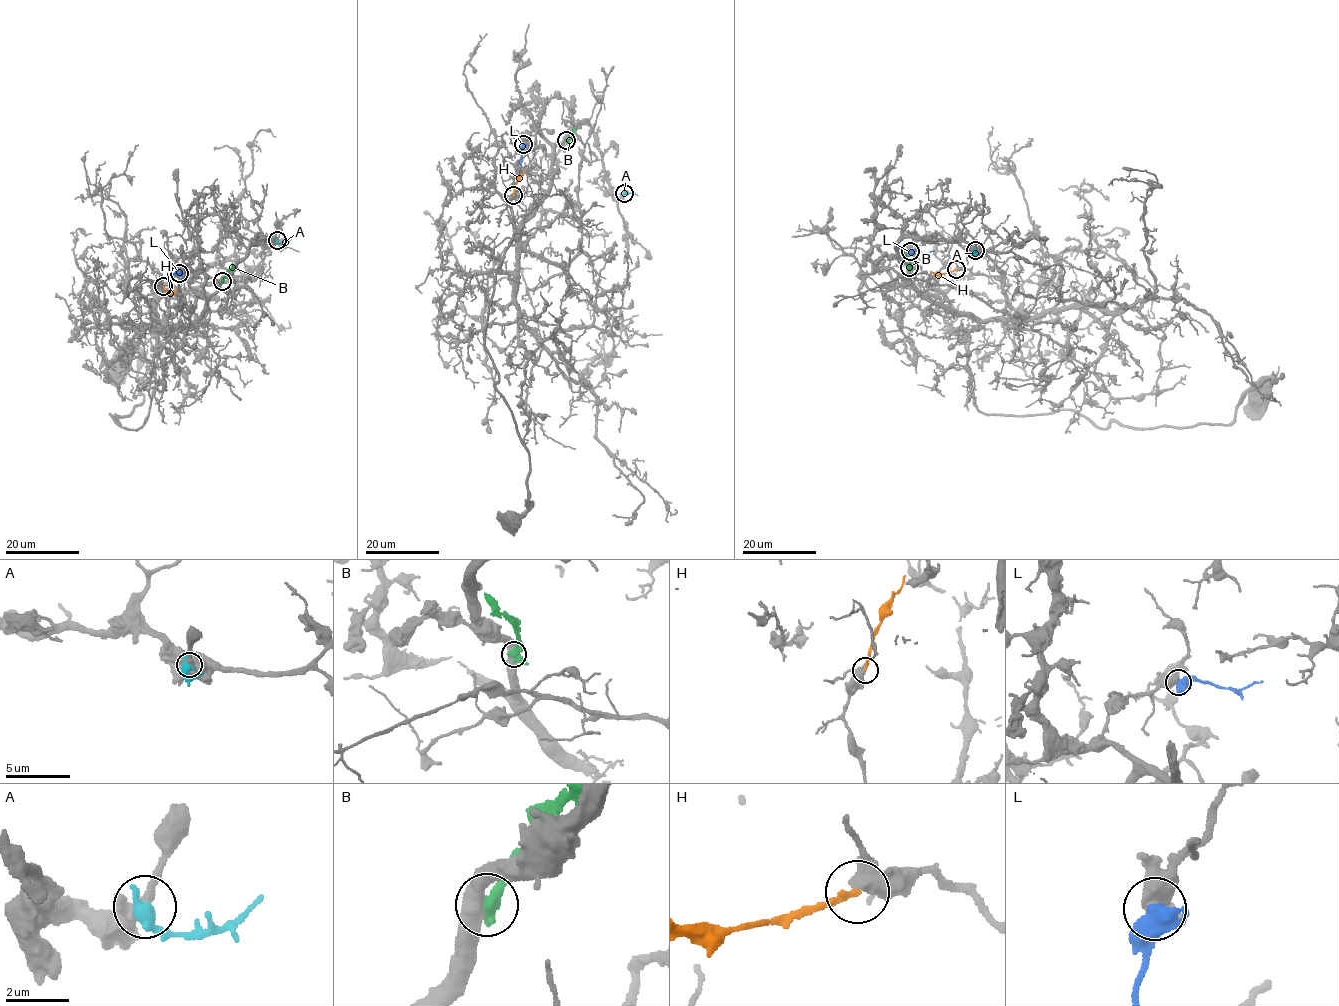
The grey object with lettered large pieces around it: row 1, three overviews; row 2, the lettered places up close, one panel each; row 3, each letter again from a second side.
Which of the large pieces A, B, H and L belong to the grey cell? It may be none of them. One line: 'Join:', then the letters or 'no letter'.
Join: no letter

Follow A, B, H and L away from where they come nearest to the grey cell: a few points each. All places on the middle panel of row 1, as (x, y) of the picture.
A: (624, 193), (638, 195)
B: (566, 140), (574, 132), (573, 127)
H: (512, 195), (517, 178), (524, 168)
L: (523, 144), (521, 168)

